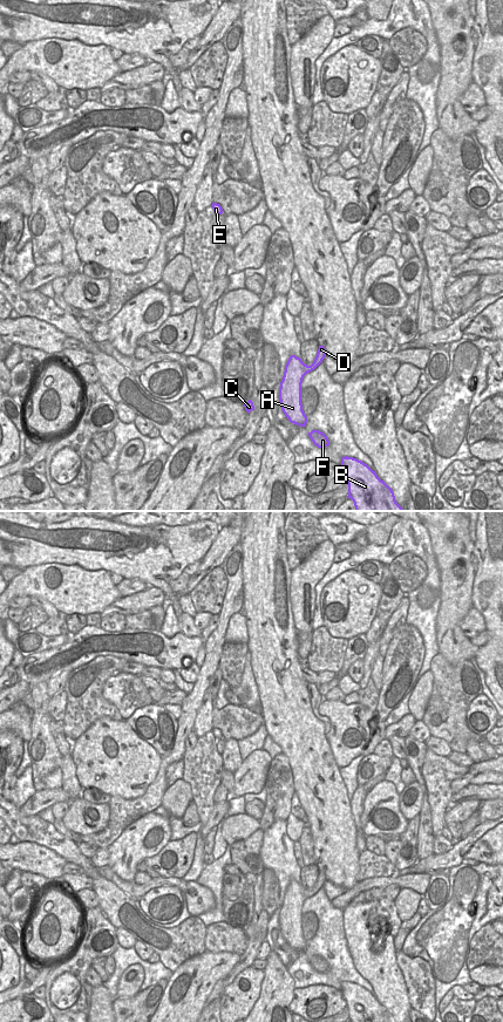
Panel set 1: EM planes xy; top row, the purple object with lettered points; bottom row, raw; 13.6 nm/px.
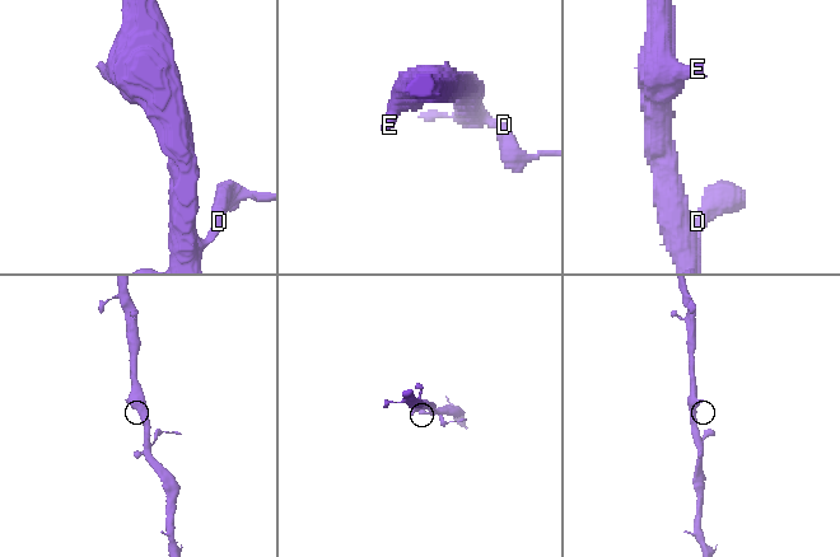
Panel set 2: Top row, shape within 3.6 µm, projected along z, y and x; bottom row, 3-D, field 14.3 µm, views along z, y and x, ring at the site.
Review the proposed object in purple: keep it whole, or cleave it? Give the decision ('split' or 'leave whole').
leave whole

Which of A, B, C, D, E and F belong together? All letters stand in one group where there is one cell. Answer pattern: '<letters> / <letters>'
A B C D E F

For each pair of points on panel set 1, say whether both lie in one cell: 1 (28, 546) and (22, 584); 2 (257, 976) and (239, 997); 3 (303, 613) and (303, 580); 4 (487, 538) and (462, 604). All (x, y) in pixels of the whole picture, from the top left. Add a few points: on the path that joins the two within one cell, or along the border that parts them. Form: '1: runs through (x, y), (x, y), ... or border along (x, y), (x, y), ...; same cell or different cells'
1: border along (52, 563), (27, 566), (24, 570); different cells
2: runs through (252, 982), (251, 989), (245, 993); same cell
3: runs through (303, 605), (303, 588); same cell
4: border along (474, 543), (476, 573), (471, 592); different cells

